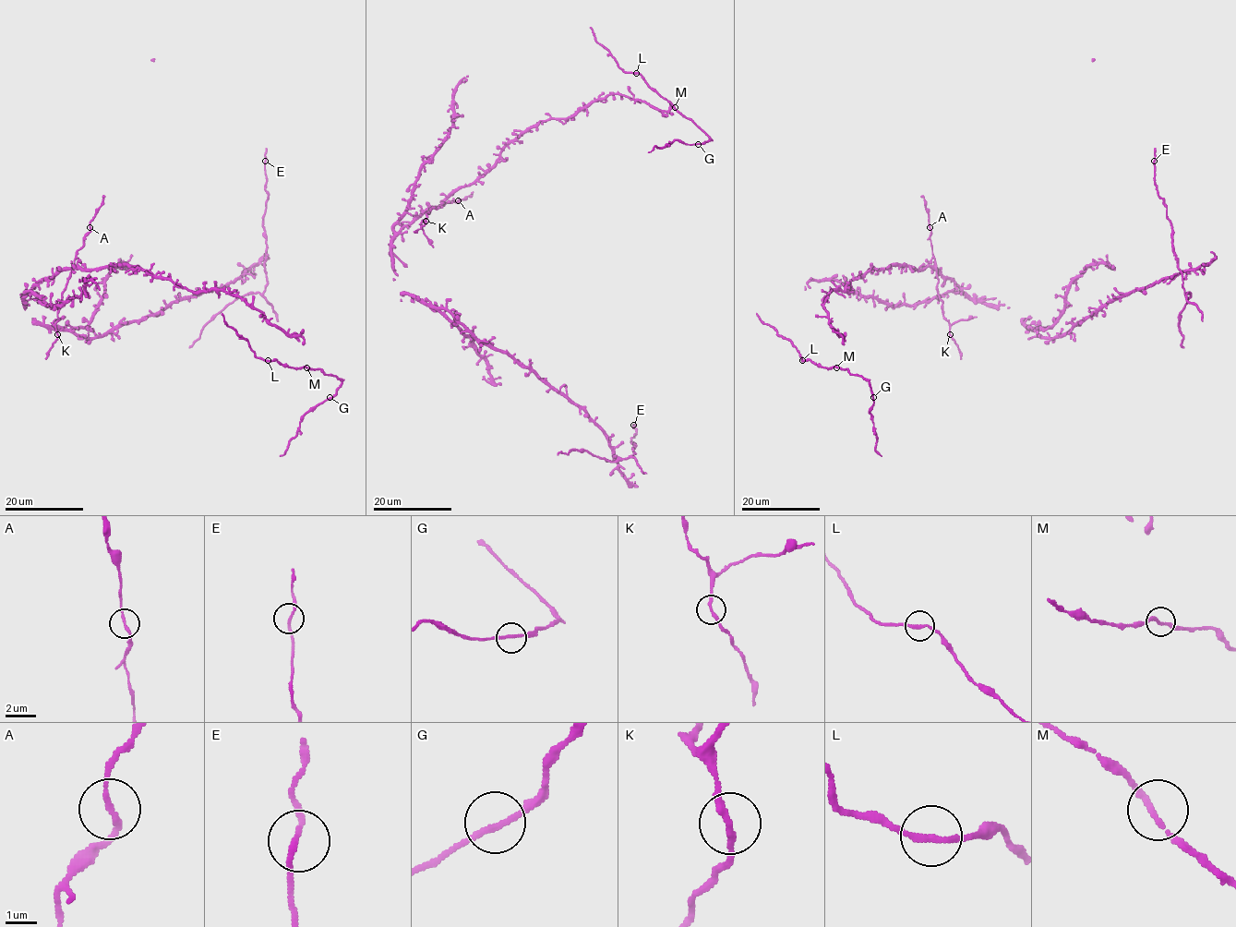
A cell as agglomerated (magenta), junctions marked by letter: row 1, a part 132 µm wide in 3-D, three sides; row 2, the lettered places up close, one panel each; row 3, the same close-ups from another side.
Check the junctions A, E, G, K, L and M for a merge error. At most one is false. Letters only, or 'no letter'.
no letter

